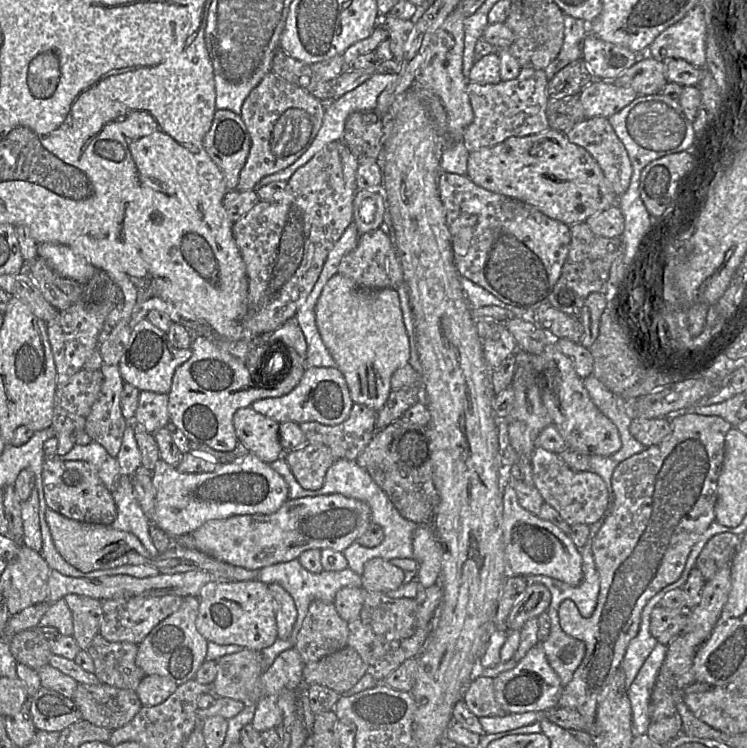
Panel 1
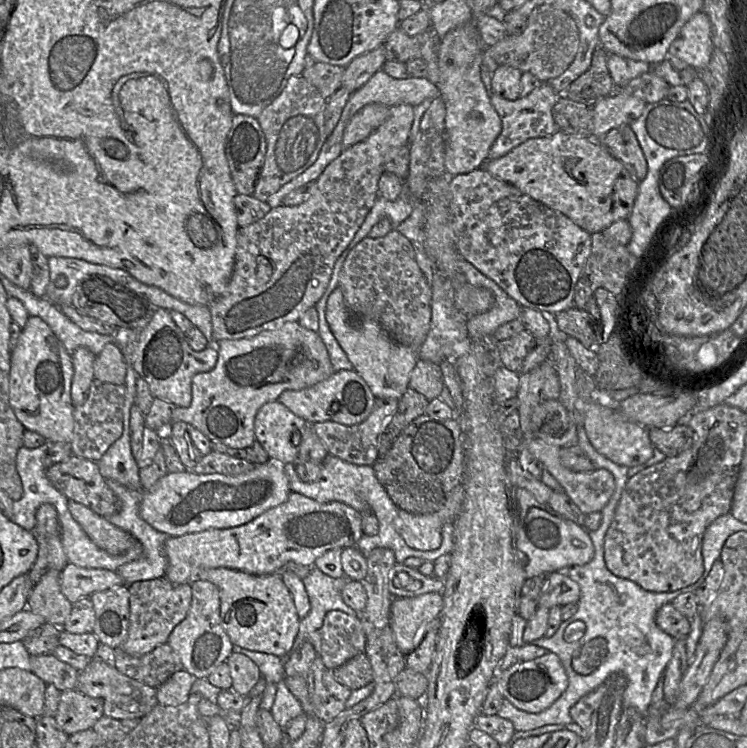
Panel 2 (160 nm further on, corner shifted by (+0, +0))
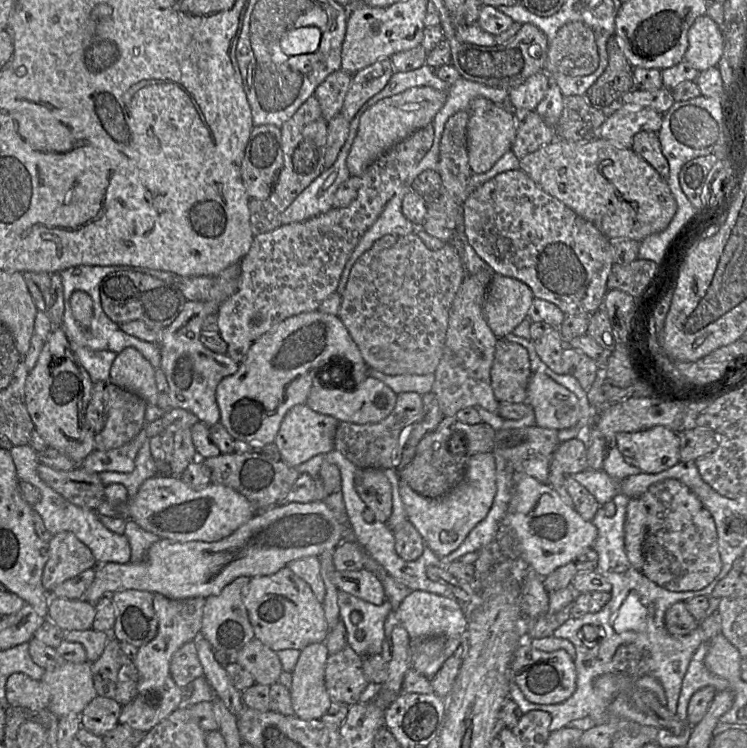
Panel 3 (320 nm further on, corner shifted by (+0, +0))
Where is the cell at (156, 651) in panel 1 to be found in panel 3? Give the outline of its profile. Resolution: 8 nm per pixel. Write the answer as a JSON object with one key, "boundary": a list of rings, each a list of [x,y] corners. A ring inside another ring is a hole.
{"boundary":[[[249,577],[235,579],[213,596],[206,598],[202,625],[198,637],[205,638],[212,646],[217,661],[224,666],[224,658],[234,662],[237,653],[250,641],[254,640],[253,627],[249,621],[243,603],[242,592],[249,582]]]}

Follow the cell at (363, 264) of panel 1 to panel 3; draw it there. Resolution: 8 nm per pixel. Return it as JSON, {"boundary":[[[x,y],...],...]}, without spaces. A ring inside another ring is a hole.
{"boundary":[[[413,232],[406,236],[398,237],[397,242],[390,248],[376,250],[373,247],[364,252],[353,264],[348,281],[342,292],[341,304],[338,311],[338,317],[347,328],[353,341],[356,343],[366,364],[373,370],[381,371],[388,375],[401,374],[434,374],[444,349],[446,334],[449,323],[449,313],[452,303],[459,291],[463,281],[467,277],[466,268],[458,249],[450,243],[446,243],[440,250],[430,250],[426,247],[419,236]]]}

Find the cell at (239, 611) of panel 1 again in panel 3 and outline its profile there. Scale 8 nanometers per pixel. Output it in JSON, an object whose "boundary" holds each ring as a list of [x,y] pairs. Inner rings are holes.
{"boundary":[[[287,566],[273,575],[249,577],[242,597],[254,638],[275,652],[288,649],[301,651],[309,645],[325,642],[329,634],[322,604],[308,584]]]}

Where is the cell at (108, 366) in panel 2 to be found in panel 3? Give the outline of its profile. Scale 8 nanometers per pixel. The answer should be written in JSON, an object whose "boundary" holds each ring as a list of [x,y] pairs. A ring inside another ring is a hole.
{"boundary":[[[134,348],[117,353],[108,383],[130,391],[155,405],[157,398],[156,368]]]}

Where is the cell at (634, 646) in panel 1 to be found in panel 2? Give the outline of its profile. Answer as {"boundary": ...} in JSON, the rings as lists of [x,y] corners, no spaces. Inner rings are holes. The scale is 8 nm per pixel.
{"boundary":[[[578,428],[577,444],[595,468],[607,470],[613,475],[615,487],[608,503],[601,510],[600,526],[589,532],[594,546],[592,558],[584,565],[566,567],[558,571],[576,581],[580,586],[581,594],[577,602],[577,612],[563,621],[553,635],[544,635],[531,642],[559,656],[568,676],[568,686],[548,708],[539,713],[523,711],[504,699],[497,715],[510,720],[516,732],[532,730],[544,725],[572,723],[571,708],[612,674],[620,674],[625,679],[622,695],[623,707],[634,708],[644,716],[665,668],[672,658],[676,643],[676,640],[659,628],[655,615],[661,606],[671,602],[685,591],[682,592],[681,589],[672,592],[644,590],[635,582],[614,575],[605,564],[604,538],[628,480],[628,467],[620,466],[597,452],[583,428]],[[577,620],[585,623],[585,633],[580,639],[568,642],[564,638],[565,630]]]}

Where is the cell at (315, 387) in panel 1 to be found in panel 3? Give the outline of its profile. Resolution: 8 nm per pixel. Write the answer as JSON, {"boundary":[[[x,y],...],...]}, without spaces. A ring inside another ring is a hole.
{"boundary":[[[368,376],[358,384],[353,382],[353,380],[348,380],[344,387],[348,389],[342,387],[325,388],[321,386],[320,380],[317,379],[305,404],[318,413],[336,418],[339,422],[355,424],[378,423],[389,416],[396,405],[398,394],[382,381],[372,376]]]}

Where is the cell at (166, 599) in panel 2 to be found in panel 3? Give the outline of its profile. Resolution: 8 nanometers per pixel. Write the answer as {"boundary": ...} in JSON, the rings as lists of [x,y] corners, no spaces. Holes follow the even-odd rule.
{"boundary":[[[154,593],[153,608],[158,628],[154,639],[138,647],[134,664],[139,673],[136,697],[123,706],[119,724],[148,732],[155,725],[168,717],[177,708],[185,705],[185,690],[179,687],[170,673],[170,662],[173,654],[185,643],[194,641],[200,634],[206,598],[193,597],[170,599]]]}

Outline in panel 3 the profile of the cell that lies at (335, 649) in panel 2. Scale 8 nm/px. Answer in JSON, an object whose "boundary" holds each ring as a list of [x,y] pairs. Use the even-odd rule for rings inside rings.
{"boundary":[[[339,593],[338,605],[339,618],[346,630],[347,646],[362,658],[380,655],[385,640],[384,622],[394,609],[393,606],[387,600],[381,605],[373,605],[348,593]]]}

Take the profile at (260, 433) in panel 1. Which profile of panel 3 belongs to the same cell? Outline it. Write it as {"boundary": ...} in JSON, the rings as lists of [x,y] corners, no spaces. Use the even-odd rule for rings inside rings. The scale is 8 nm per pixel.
{"boundary":[[[306,404],[292,407],[283,418],[274,444],[279,448],[281,460],[297,467],[314,456],[327,454],[334,449],[334,437],[339,421],[329,415],[318,413]]]}

